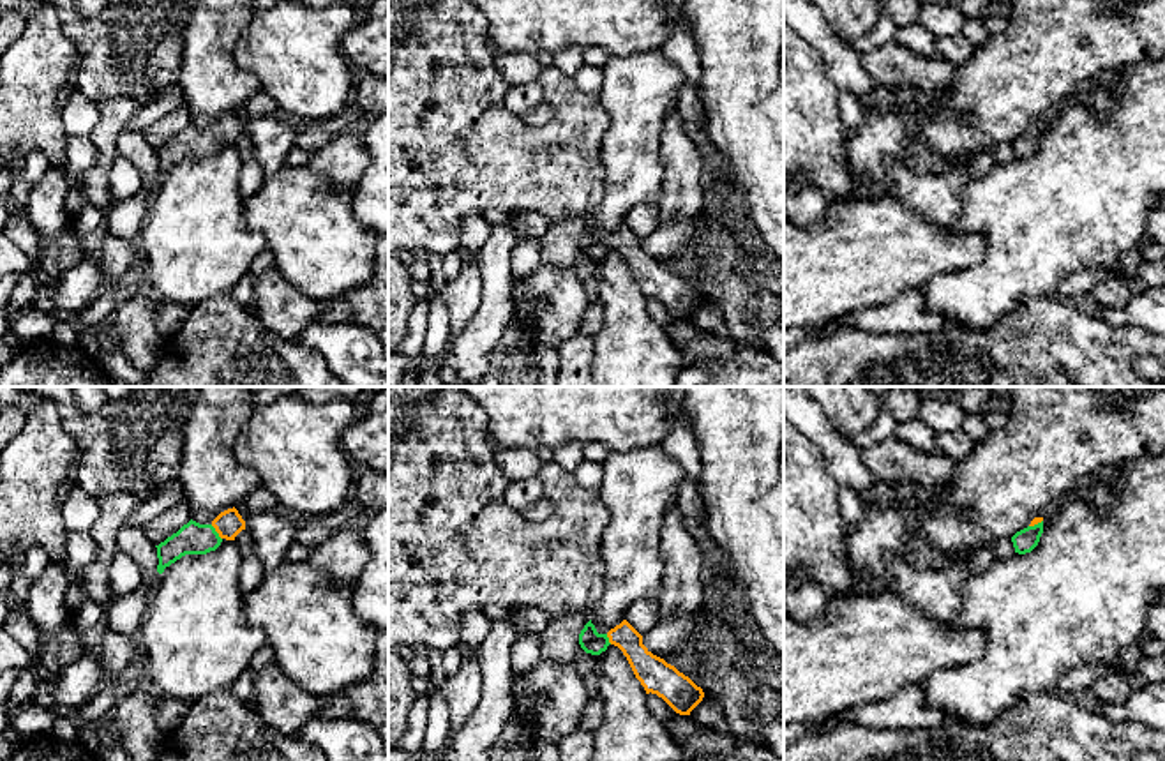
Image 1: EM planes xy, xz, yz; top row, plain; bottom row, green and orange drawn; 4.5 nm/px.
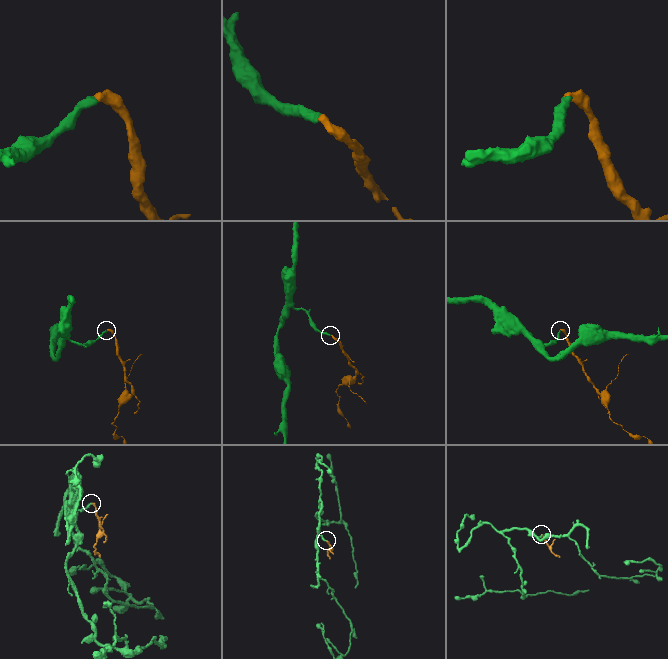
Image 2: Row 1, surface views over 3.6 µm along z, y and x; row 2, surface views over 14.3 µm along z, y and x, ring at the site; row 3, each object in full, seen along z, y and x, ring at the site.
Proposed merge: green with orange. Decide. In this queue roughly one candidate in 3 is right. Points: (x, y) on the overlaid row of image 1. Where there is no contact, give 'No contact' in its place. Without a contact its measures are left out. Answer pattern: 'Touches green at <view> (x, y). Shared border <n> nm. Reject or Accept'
Touches green at xy (216, 532). Shared border 90 nm. Accept

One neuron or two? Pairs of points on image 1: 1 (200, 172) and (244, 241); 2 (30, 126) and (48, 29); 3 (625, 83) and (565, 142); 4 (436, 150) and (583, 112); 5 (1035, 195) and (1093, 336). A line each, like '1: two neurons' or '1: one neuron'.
1: one neuron
2: one neuron
3: two neurons
4: one neuron
5: two neurons

